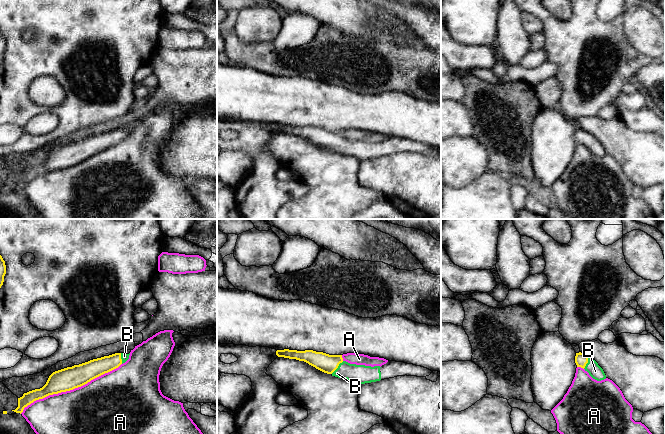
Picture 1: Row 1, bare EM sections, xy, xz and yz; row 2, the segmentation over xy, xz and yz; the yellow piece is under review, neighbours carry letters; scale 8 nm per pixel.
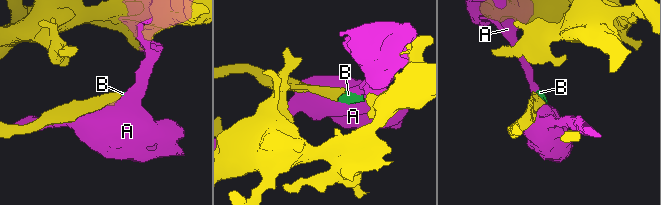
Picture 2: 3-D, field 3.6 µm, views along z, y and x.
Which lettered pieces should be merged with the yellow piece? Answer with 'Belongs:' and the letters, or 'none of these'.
Belongs: B

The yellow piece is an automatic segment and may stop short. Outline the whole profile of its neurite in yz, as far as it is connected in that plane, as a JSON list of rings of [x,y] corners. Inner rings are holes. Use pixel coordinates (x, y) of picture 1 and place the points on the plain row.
[[[581,128],[576,129],[575,139],[577,143],[581,143],[585,147],[587,147],[593,155],[597,157],[606,155],[606,151],[603,145],[591,133],[588,133],[587,131]]]

